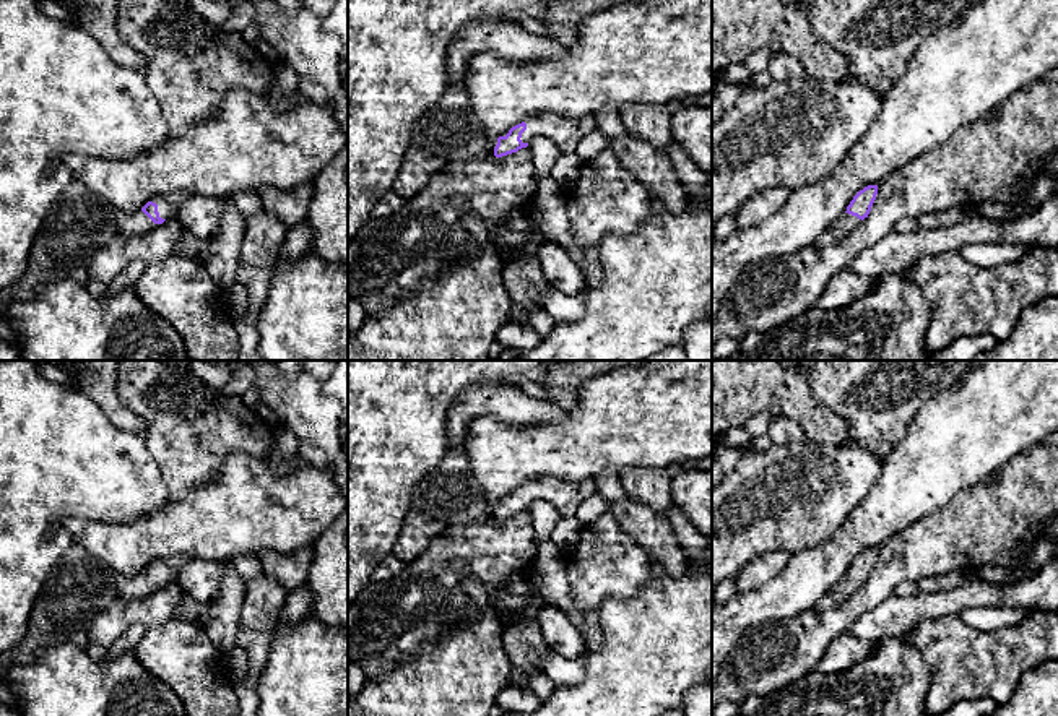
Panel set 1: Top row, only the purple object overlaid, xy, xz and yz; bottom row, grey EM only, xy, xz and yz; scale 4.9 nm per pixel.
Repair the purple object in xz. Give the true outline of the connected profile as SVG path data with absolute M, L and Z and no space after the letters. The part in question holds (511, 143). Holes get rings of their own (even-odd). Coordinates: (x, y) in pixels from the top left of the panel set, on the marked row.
M450 84L414 123L392 192L403 201L411 200L447 166L502 157L527 148L536 136L551 138L561 153L574 153L579 141L595 128L596 115L583 119L544 115L528 119L499 138L488 138L476 123L466 91Z

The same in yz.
M868 185L860 190L847 206L847 211L821 234L816 245L824 248L847 239L858 227L858 224L868 218L876 195L878 185Z

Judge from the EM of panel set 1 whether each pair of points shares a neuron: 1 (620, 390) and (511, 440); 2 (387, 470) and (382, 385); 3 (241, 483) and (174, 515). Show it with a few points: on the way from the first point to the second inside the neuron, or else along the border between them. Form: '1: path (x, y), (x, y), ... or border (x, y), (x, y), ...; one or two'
1: path (592, 418), (566, 444), (538, 444); one
2: path (382, 448), (382, 406); one
3: path (225, 499), (208, 515), (190, 515); one

